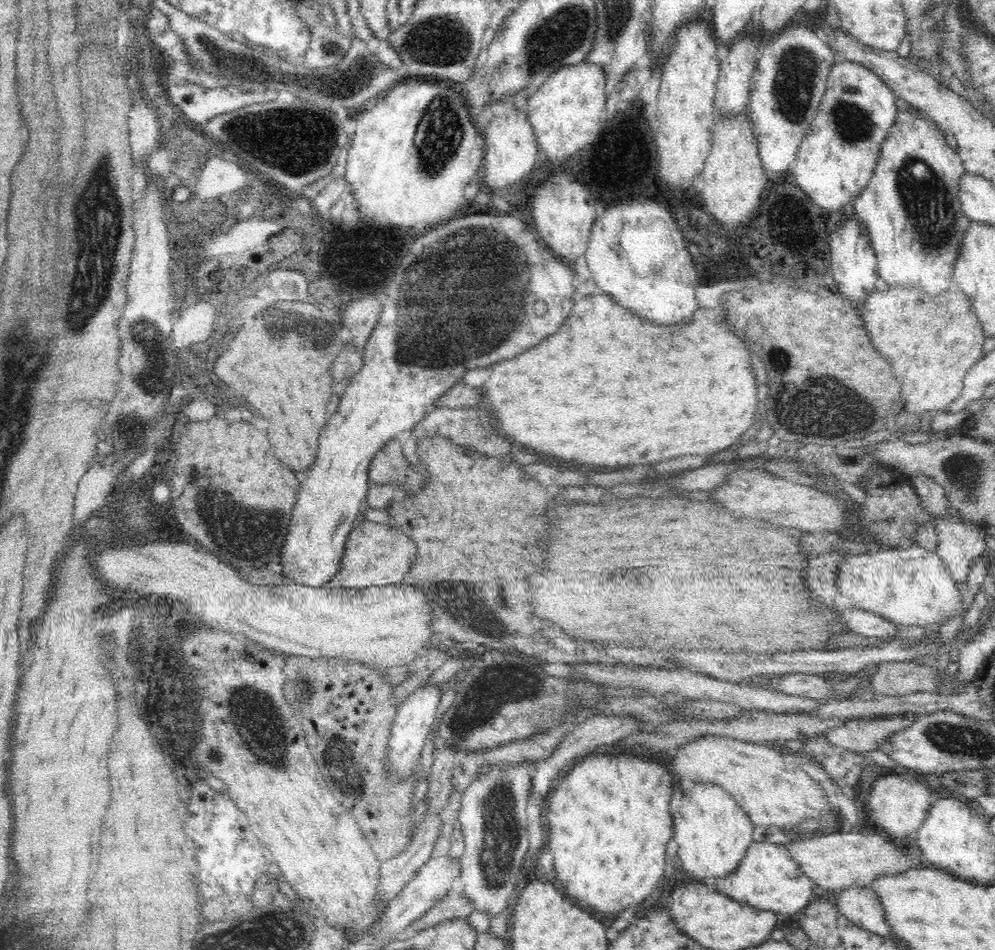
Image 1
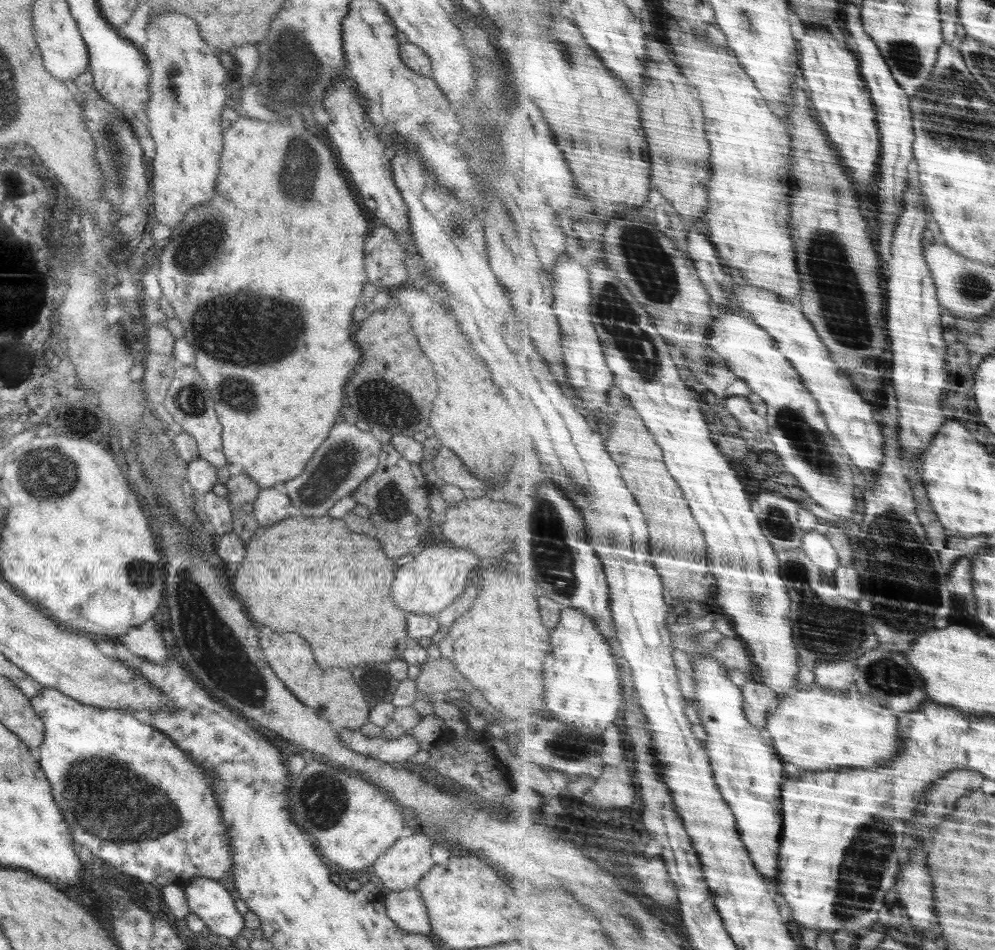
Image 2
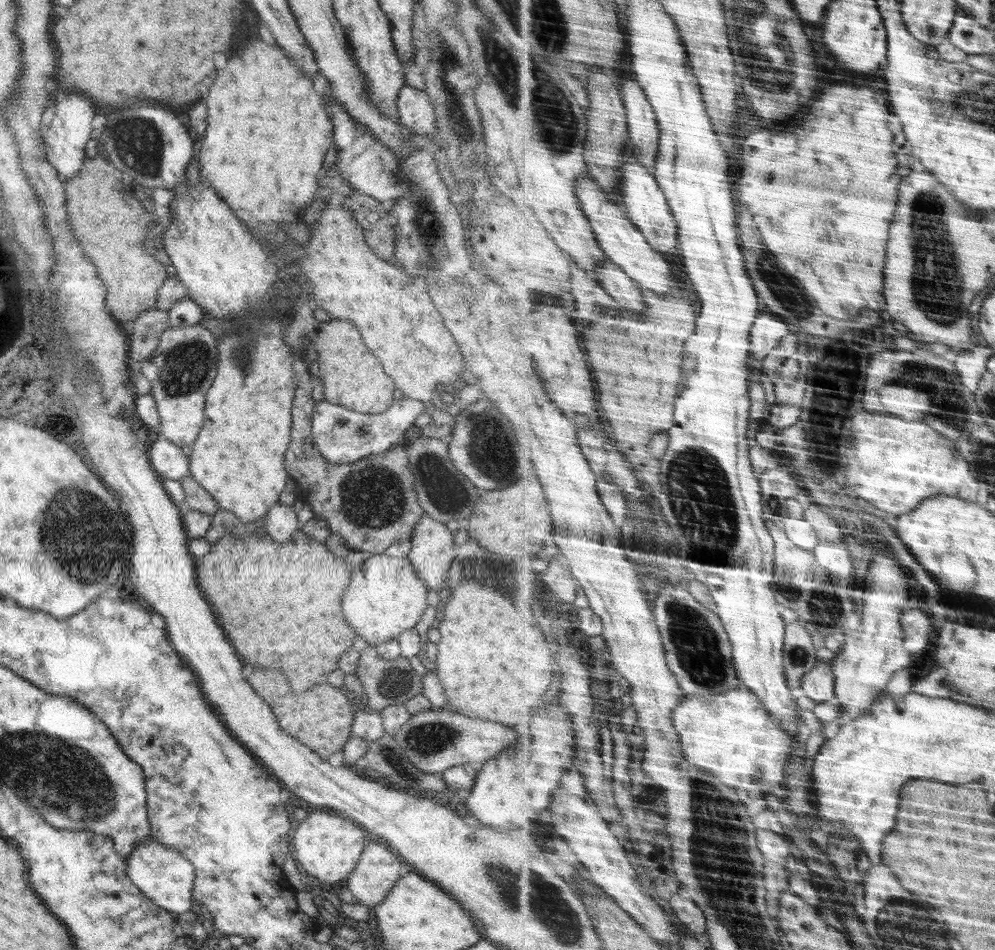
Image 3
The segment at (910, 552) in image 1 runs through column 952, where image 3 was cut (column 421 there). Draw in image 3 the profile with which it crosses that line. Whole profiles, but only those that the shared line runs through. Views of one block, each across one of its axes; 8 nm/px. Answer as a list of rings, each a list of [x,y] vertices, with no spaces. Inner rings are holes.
[[[367,555],[352,571],[350,584],[342,597],[343,617],[369,645],[375,647],[397,639],[403,630],[414,628],[418,624],[428,607],[426,592],[429,588],[417,575],[417,570],[407,559],[407,555]]]

